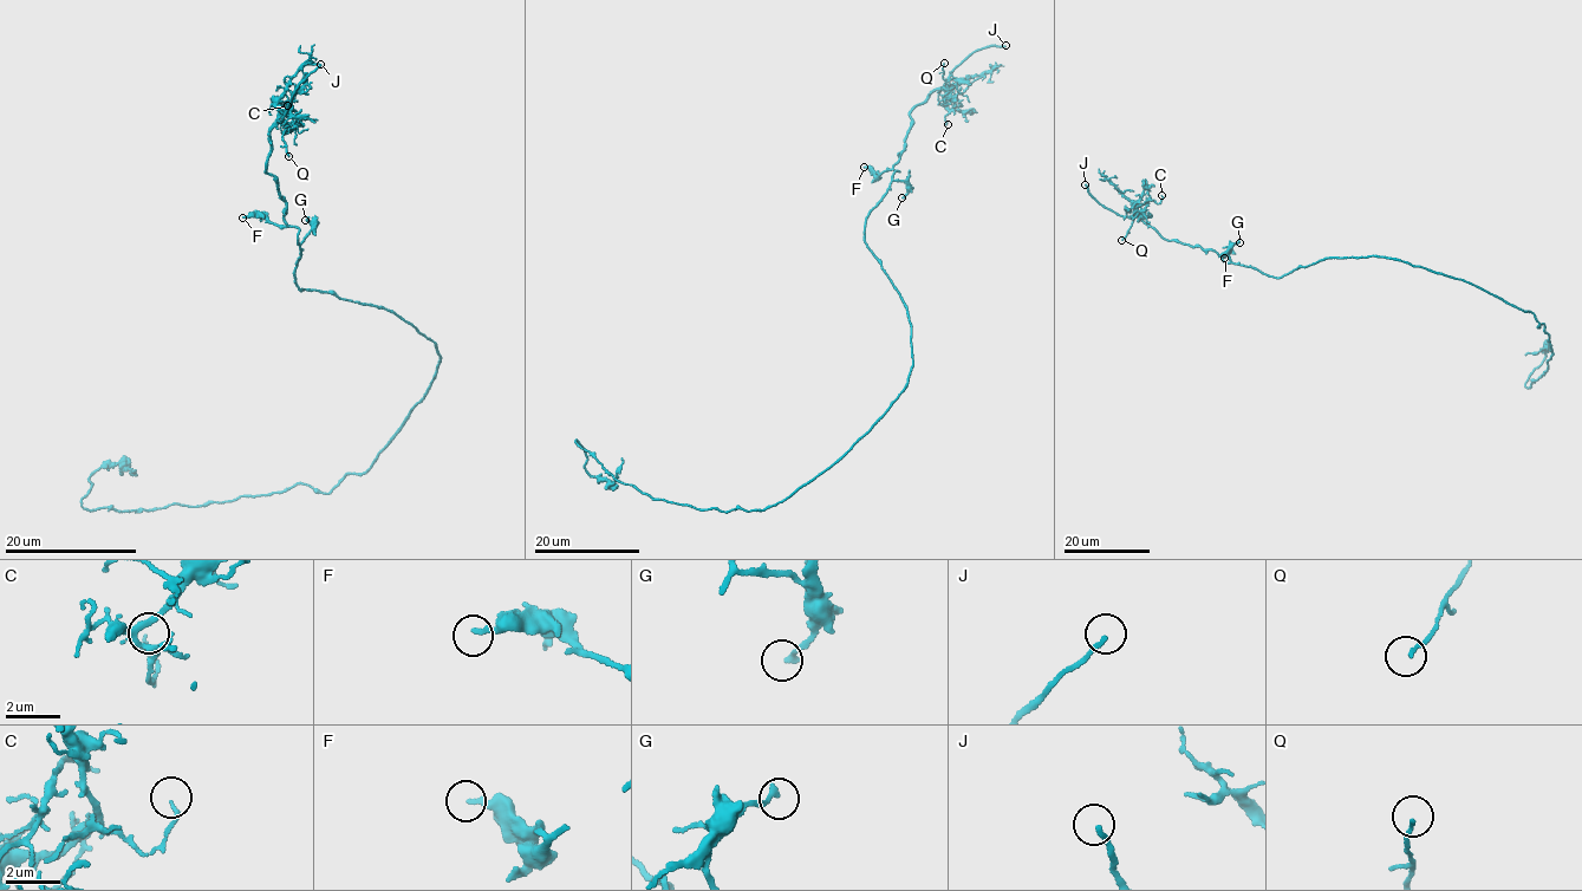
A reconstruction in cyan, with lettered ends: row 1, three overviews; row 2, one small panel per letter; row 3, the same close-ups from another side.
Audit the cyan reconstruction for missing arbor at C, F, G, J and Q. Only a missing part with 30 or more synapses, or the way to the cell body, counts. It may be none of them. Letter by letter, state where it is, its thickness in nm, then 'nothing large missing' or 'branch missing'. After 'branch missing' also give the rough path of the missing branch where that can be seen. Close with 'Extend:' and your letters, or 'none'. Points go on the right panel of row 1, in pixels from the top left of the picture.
C: place (1161, 195); calibre 140 nm; nothing large missing
F: place (1224, 258); calibre 200 nm; nothing large missing
G: place (1239, 242); calibre 180 nm; nothing large missing
J: place (1085, 184); calibre 170 nm; branch missing; course (1085, 184), (1067, 189), (1078, 164), (1089, 150), (1084, 128), (1087, 125)
Q: place (1121, 240); calibre 130 nm; nothing large missing
Extend: J

